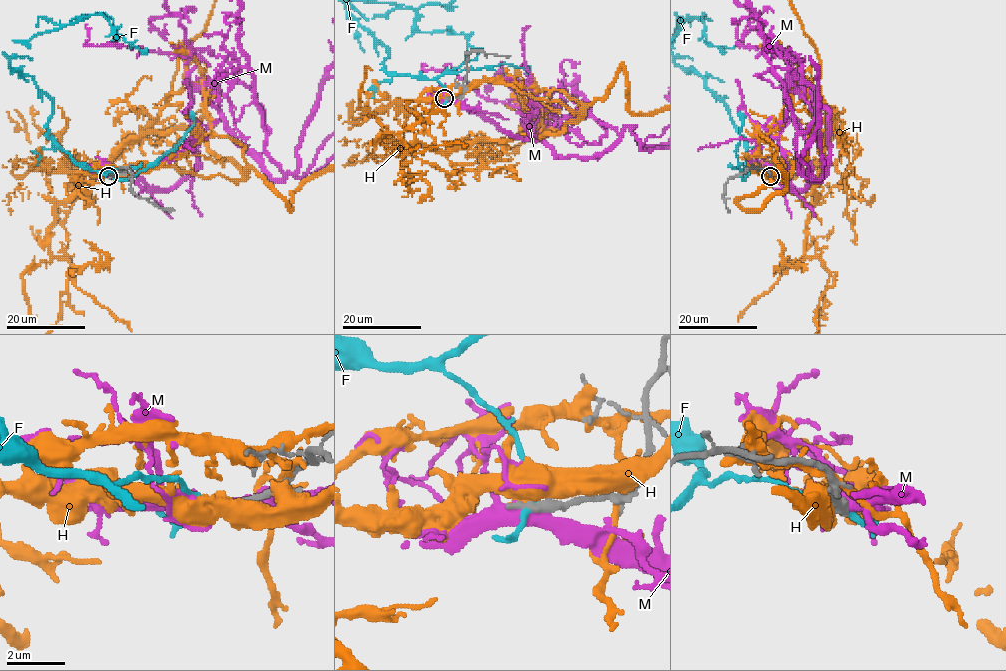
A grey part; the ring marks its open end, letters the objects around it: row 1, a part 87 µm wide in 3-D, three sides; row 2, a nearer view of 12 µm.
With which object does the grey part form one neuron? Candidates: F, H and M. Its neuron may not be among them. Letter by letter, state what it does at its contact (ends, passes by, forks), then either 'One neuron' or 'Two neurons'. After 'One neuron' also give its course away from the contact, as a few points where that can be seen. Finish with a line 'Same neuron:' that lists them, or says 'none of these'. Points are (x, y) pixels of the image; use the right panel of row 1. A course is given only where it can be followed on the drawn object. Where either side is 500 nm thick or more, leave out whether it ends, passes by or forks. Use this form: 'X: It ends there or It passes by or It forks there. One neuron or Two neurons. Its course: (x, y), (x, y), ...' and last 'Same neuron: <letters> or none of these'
F: It passes by. Two neurons
H: Two neurons
M: It passes by. Two neurons
Same neuron: none of these

